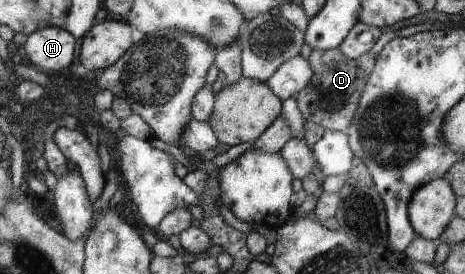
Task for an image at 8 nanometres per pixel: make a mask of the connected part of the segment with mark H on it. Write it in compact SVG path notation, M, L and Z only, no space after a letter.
M44 27L30 33L24 47L32 64L45 71L58 72L72 64L76 38L64 28Z

